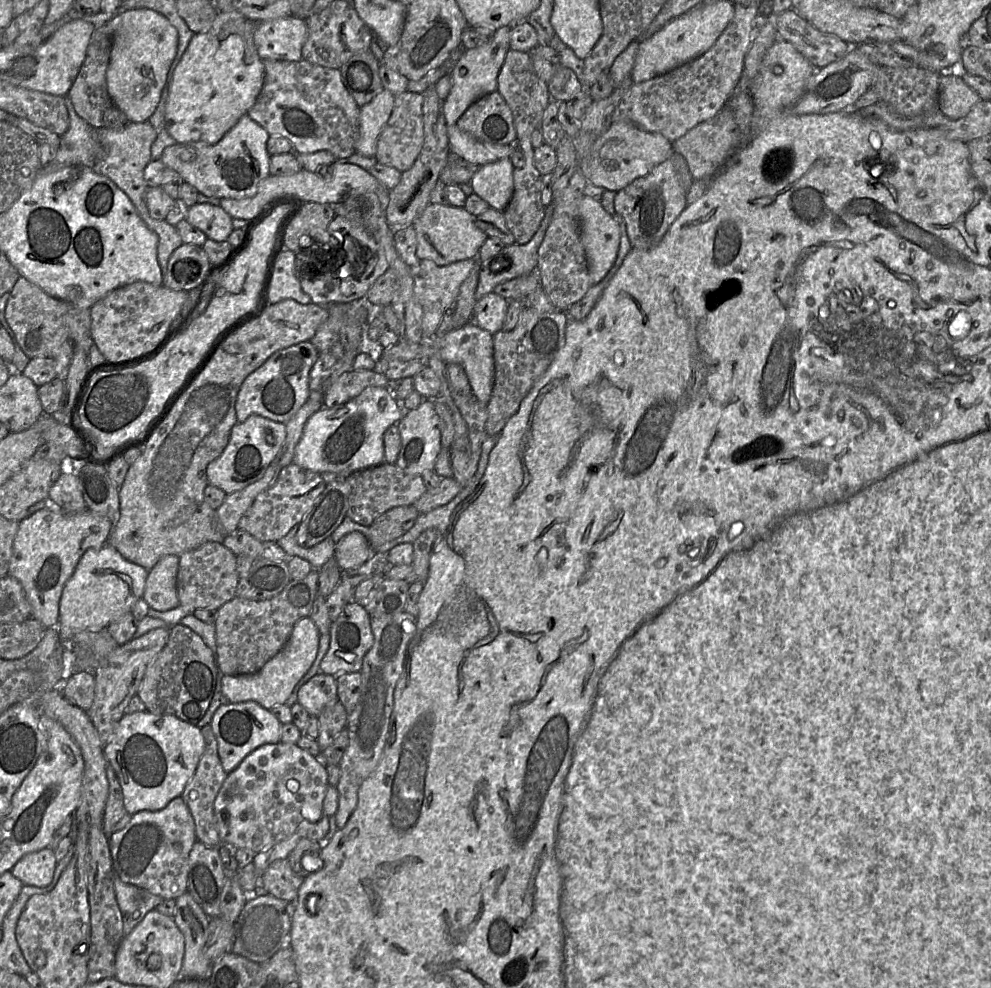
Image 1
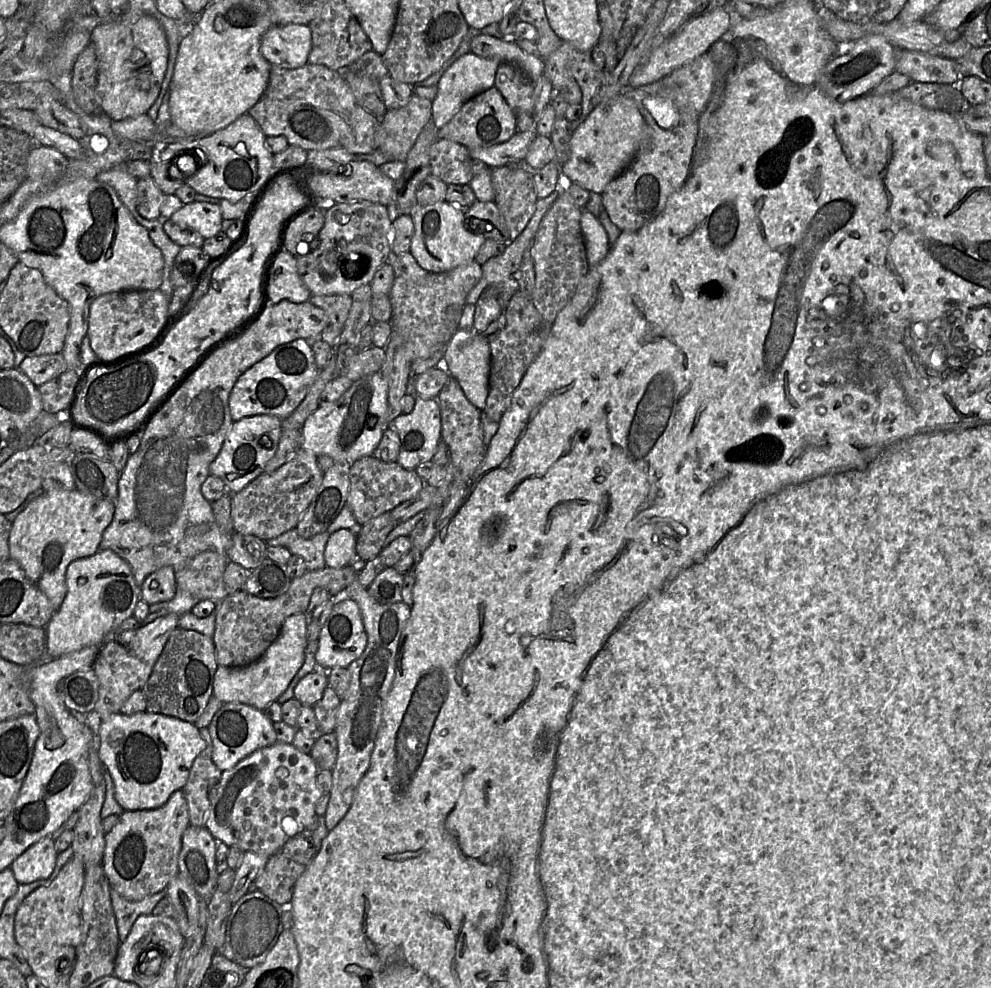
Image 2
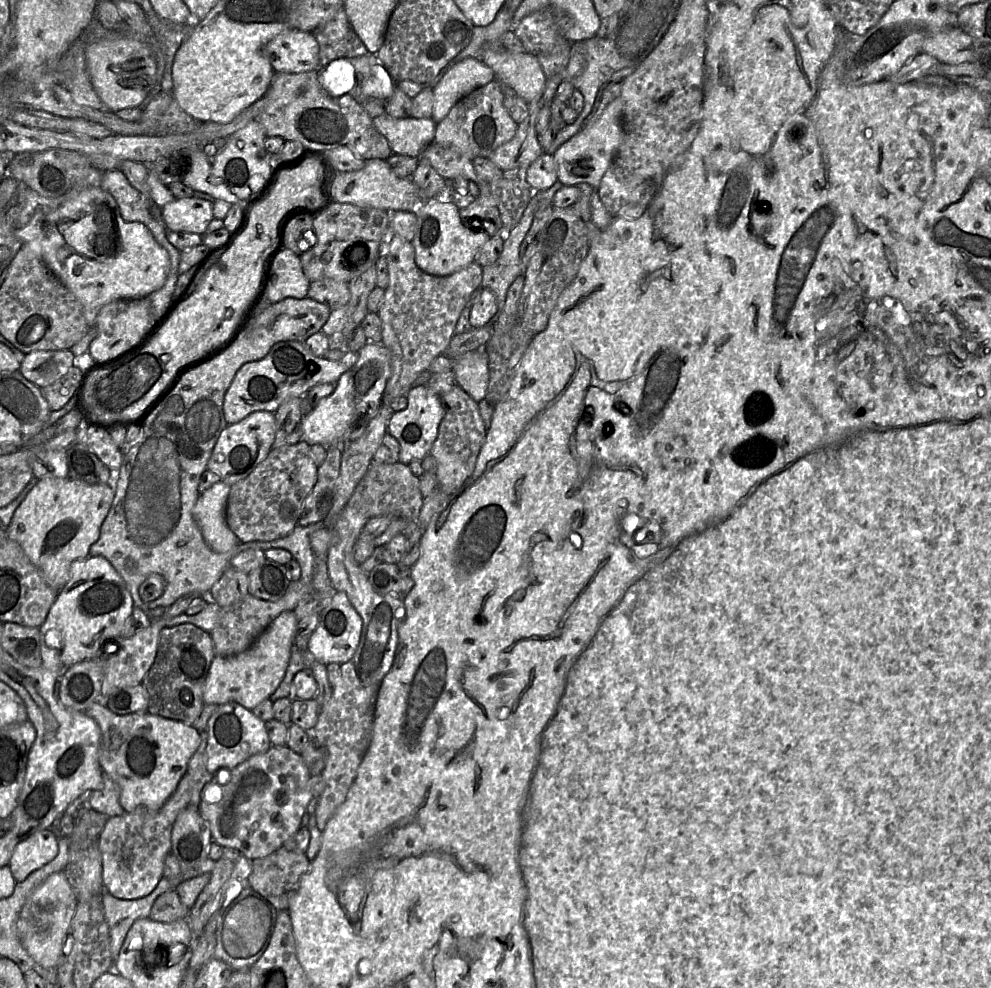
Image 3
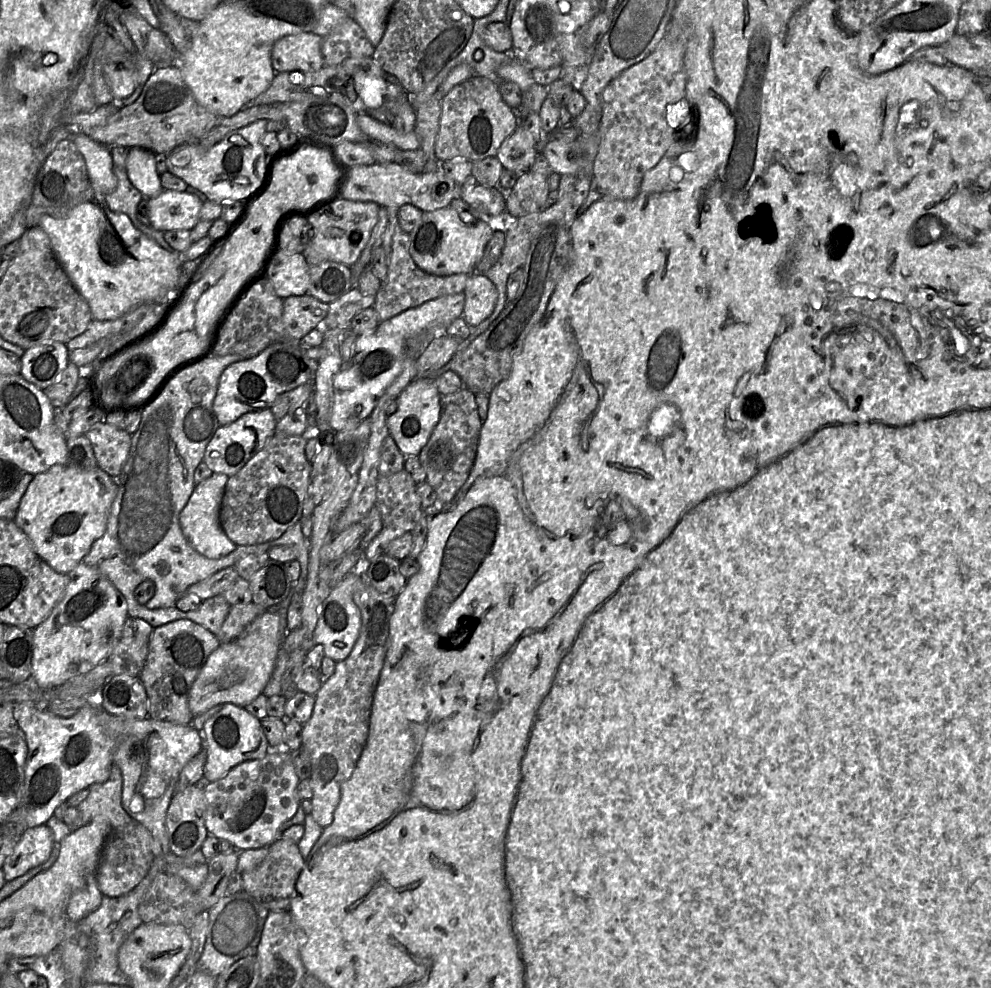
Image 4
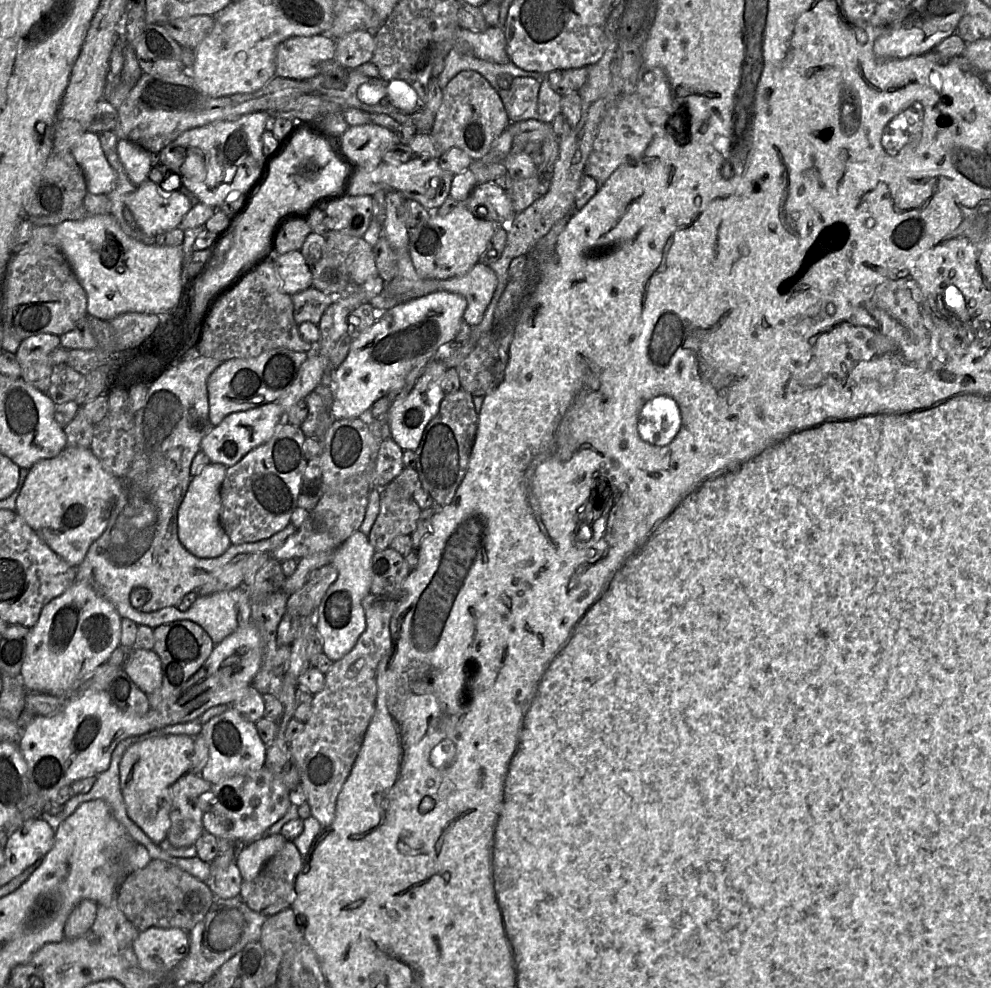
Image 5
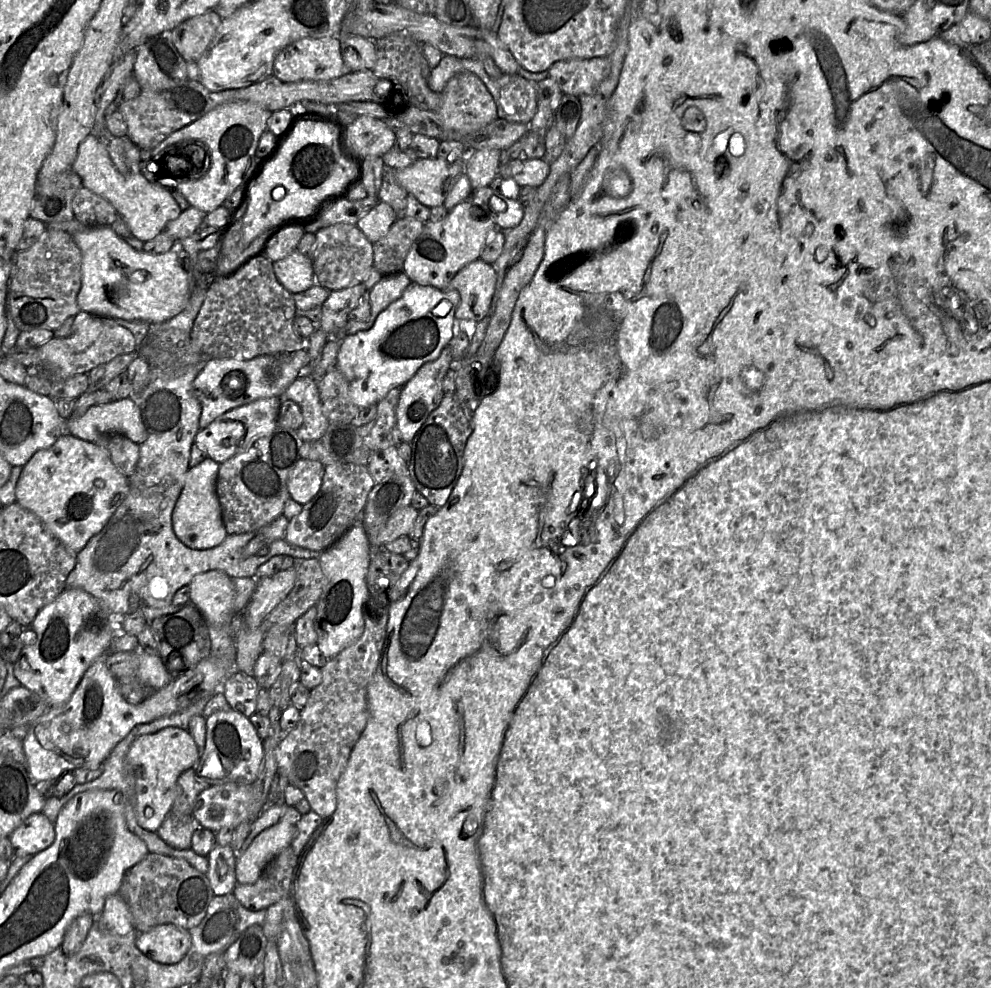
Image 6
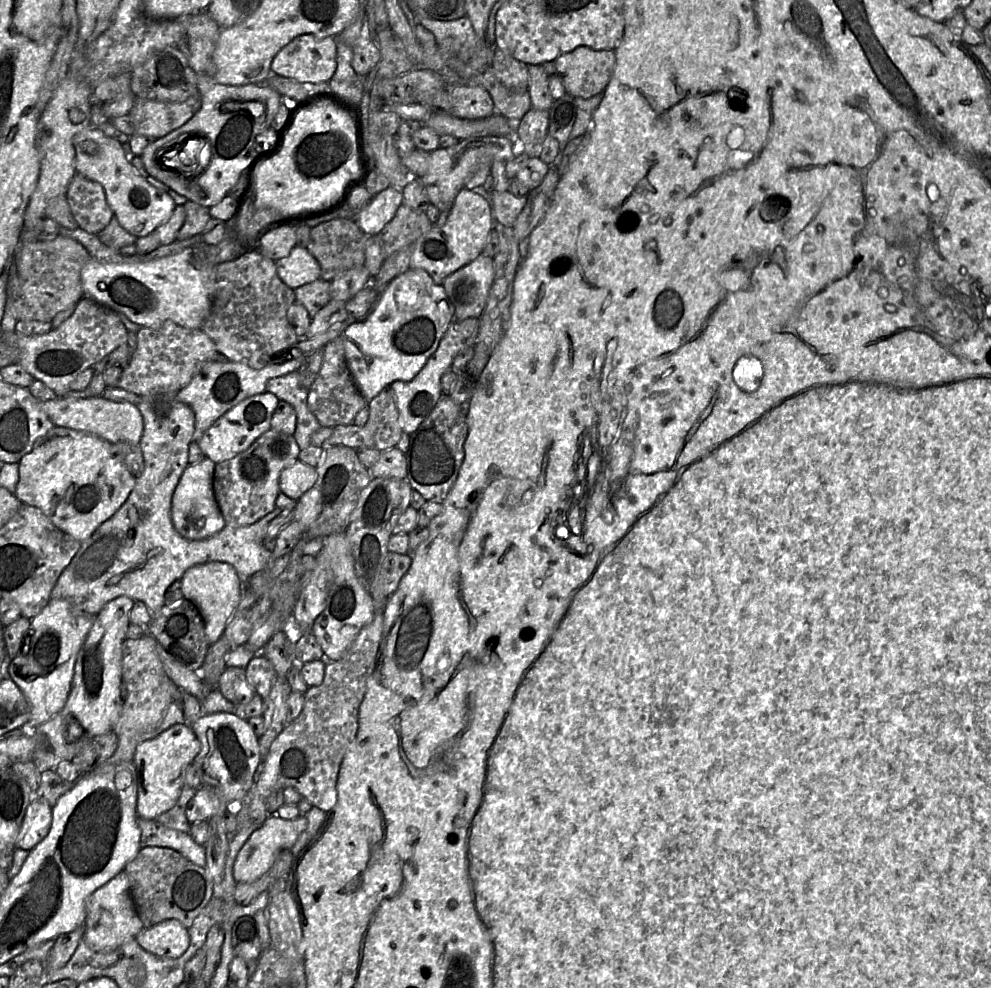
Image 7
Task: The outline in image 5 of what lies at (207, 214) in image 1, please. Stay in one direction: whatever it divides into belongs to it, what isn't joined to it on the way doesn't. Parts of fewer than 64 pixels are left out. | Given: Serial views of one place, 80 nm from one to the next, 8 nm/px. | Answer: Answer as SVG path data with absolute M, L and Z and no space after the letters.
M150 180L138 185L133 193L127 195L125 205L139 229L153 237L178 228L193 207L180 191L165 191Z

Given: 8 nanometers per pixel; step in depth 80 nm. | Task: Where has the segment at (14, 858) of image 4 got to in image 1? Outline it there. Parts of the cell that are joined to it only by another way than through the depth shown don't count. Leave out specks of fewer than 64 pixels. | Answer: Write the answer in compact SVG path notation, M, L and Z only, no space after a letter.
M46 847L24 855L11 872L24 885L46 887L52 882L56 865L54 851Z

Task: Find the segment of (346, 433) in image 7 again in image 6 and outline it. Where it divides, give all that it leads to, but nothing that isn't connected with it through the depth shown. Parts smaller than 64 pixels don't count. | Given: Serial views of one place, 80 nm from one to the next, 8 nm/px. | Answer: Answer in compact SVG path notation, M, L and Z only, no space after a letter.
M402 387L391 389L377 403L376 417L368 424L359 427L364 444L372 451L386 449L398 445L399 431L397 428L396 407Z

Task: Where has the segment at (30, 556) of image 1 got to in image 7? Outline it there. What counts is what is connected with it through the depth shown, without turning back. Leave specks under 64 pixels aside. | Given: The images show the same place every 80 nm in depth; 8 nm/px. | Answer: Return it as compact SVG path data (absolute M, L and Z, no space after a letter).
M54 426L36 441L33 450L24 455L18 464L16 497L22 504L39 508L55 526L80 542L91 537L96 529L121 507L136 483L136 477L111 452L110 442L66 427Z

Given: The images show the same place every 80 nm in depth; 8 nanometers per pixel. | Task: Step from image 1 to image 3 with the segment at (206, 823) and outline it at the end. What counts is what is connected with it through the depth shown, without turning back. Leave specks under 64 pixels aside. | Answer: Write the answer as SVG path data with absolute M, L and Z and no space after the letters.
M207 730L199 731L199 733L201 735L202 742L195 754L192 756L187 770L187 775L190 778L190 784L192 787L189 806L196 808L200 807L205 786L210 783L214 777L214 775L207 769Z

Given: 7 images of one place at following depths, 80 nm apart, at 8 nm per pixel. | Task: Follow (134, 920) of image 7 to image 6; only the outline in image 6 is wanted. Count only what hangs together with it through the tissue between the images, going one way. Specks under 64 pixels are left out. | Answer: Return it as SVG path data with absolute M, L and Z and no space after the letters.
M119 893L106 898L103 910L96 918L103 929L118 935L135 930L128 906Z

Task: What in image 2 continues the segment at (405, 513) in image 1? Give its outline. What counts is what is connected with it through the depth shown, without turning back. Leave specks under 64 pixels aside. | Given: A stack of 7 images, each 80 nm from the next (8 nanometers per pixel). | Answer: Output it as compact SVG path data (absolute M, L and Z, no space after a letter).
M385 512L362 525L356 540L358 559L367 562L379 556L387 536L398 524L390 512Z

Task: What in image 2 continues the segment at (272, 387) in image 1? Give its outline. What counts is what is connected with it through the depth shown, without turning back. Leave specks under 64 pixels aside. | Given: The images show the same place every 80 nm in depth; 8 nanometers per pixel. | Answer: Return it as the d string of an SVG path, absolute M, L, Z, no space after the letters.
M297 339L276 347L267 357L246 370L234 384L229 396L233 422L261 414L286 419L303 401L320 372L310 341Z

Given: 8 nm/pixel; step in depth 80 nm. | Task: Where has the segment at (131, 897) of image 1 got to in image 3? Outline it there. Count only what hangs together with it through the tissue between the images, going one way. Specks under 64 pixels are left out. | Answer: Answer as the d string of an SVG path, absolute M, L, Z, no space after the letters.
M163 876L149 895L134 900L118 899L103 890L104 915L109 925L111 953L114 958L114 964L135 921L141 918L148 918L157 897L170 888L172 887L169 881Z

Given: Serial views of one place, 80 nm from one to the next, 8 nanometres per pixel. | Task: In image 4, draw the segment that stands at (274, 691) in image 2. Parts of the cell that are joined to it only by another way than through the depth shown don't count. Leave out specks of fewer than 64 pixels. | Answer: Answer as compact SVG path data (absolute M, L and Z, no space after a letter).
M265 611L239 637L221 642L209 655L191 687L188 705L193 716L216 705L233 704L245 707L262 694L274 671L286 632L285 616Z

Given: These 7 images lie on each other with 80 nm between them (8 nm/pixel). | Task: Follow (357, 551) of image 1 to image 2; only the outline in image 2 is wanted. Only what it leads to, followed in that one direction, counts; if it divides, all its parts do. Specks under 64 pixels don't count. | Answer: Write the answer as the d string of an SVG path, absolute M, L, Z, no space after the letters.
M340 529L332 533L324 552L326 566L340 568L359 563L356 540L357 535L351 529Z

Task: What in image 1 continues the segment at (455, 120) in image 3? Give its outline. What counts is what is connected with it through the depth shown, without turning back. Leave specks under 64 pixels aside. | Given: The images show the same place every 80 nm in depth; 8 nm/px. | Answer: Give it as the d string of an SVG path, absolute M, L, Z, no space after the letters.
M499 91L475 101L455 124L482 142L498 145L516 145L517 142L512 111Z

